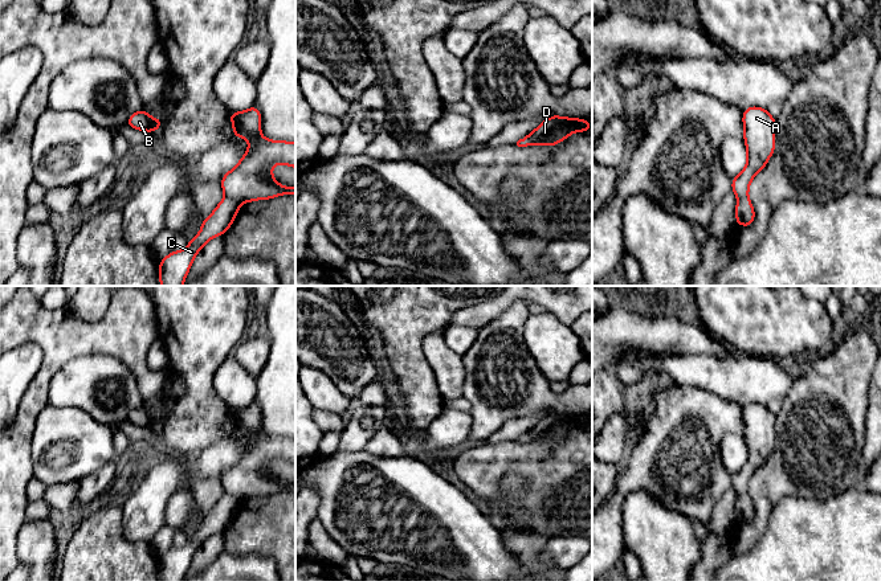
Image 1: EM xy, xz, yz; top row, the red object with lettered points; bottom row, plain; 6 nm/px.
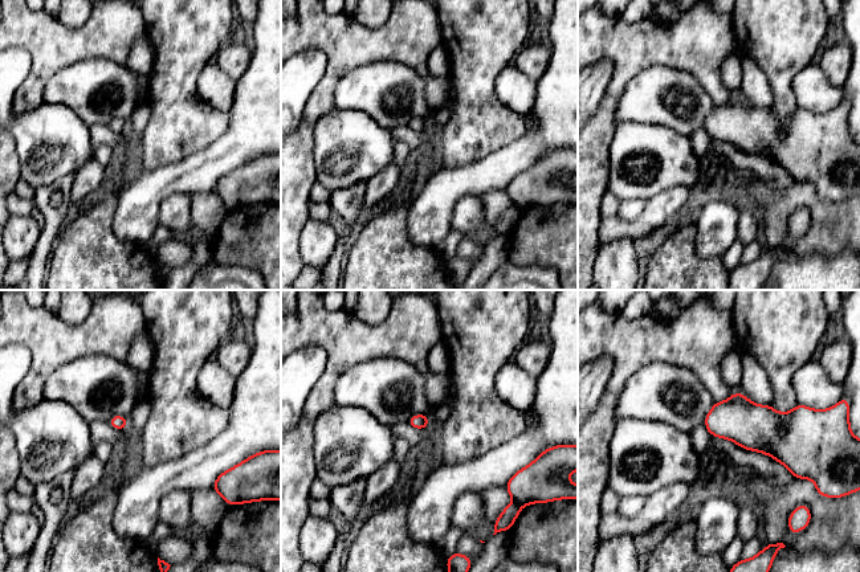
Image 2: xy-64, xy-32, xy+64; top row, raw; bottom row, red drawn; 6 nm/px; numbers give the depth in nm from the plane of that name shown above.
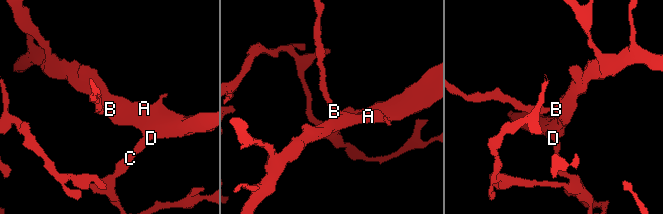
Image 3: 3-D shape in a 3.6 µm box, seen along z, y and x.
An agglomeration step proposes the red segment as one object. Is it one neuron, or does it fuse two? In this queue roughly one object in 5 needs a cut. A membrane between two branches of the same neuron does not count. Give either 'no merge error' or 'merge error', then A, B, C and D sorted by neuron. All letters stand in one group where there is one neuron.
merge error | A B D / C

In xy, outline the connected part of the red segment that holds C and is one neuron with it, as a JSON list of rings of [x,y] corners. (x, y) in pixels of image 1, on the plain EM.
[[[225,492],[211,512],[203,515],[199,531],[189,536],[189,541],[184,547],[172,547],[167,553],[159,557],[160,581],[184,581],[193,555],[211,535],[224,532],[233,520],[238,504],[240,500],[237,498]]]

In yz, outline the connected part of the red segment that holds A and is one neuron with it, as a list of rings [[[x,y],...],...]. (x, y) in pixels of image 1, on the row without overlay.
[[[750,402],[742,412],[747,447],[747,461],[745,466],[731,476],[731,487],[738,495],[749,491],[749,483],[756,470],[759,470],[775,447],[775,421],[776,416],[766,405]]]

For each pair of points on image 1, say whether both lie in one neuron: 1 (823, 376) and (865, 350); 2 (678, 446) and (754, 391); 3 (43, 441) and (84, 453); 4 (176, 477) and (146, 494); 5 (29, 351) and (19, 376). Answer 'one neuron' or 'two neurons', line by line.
1: one neuron
2: two neurons
3: one neuron
4: one neuron
5: one neuron

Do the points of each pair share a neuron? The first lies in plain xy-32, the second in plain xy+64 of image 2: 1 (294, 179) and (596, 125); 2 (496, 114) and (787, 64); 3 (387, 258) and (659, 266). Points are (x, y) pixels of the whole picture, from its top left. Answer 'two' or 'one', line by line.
1: one
2: one
3: one

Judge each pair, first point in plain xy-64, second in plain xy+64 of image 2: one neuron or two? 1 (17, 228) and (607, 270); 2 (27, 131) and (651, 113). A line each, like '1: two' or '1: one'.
1: one
2: two

